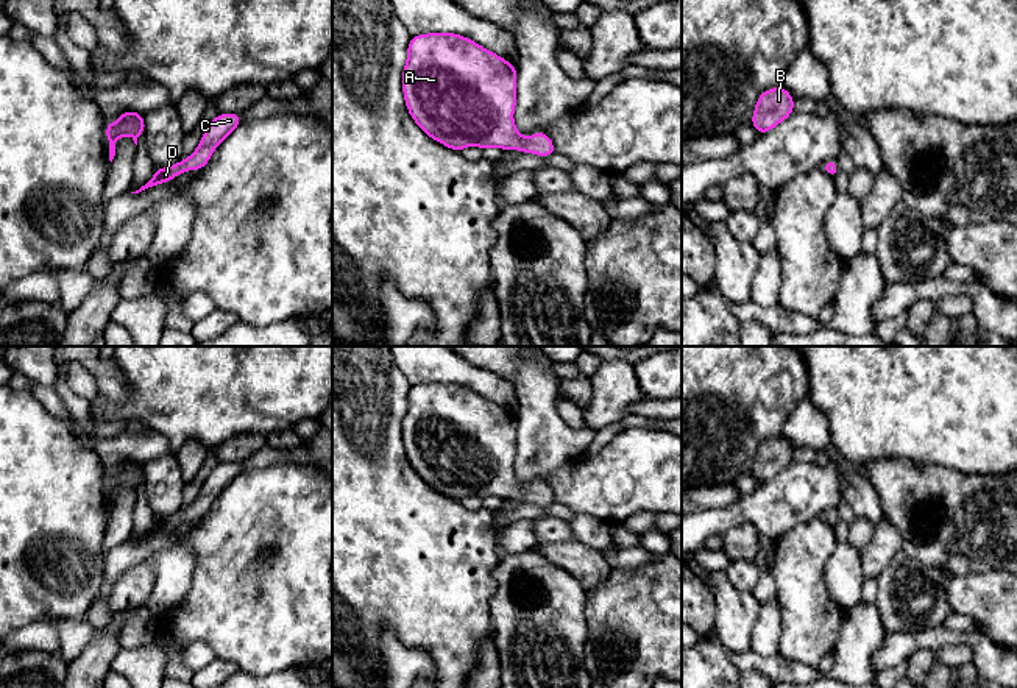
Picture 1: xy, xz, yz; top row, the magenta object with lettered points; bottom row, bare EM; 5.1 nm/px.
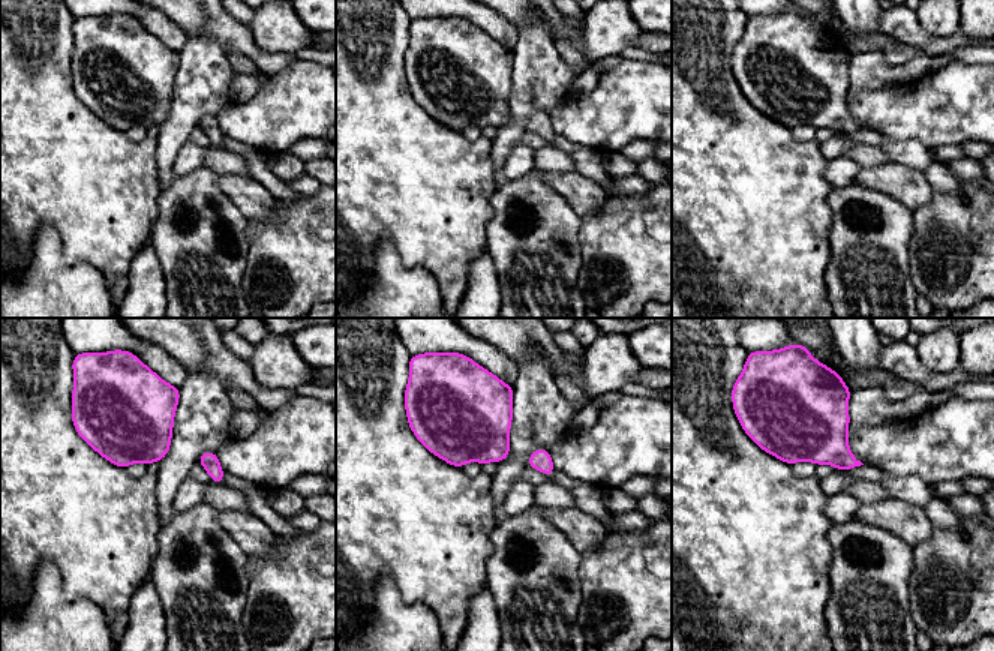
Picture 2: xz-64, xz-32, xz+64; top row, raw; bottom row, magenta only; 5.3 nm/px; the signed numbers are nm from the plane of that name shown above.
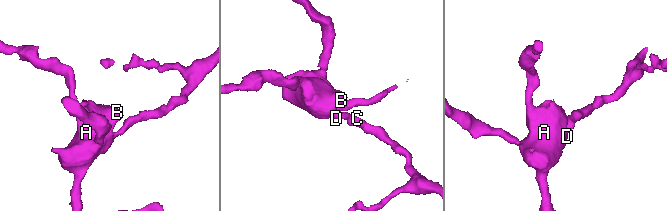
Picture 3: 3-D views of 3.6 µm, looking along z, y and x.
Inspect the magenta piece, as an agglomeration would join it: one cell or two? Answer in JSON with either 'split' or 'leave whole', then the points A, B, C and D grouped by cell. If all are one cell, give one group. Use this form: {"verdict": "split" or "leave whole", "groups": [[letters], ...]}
{"verdict": "leave whole", "groups": [["A", "B", "C", "D"]]}

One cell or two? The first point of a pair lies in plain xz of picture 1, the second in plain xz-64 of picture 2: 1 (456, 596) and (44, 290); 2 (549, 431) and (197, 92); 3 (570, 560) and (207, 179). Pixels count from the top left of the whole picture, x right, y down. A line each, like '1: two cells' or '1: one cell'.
1: two cells
2: one cell
3: two cells

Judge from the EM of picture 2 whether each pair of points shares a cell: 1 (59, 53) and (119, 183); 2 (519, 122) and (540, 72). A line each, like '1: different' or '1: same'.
1: same
2: same

